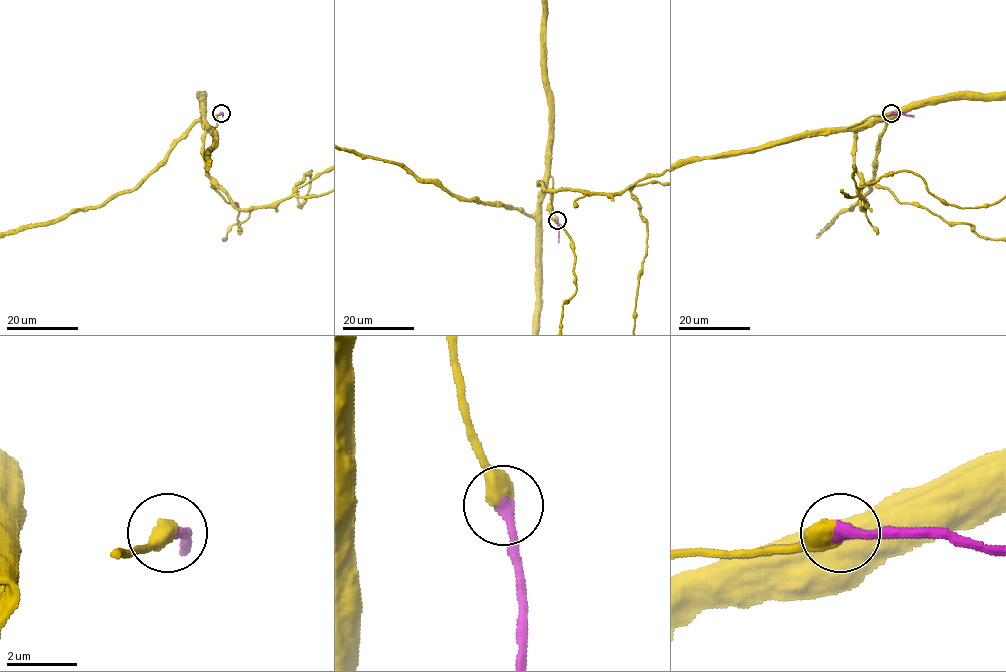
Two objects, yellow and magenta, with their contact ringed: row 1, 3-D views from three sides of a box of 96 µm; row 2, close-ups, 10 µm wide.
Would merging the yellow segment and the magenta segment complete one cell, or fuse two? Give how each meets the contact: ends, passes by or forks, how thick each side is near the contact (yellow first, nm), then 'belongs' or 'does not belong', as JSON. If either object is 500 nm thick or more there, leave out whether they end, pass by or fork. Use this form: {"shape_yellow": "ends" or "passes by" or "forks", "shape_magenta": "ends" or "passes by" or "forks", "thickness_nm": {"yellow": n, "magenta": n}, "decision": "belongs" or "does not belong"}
{"thickness_nm": {"yellow": 550, "magenta": 400}, "decision": "belongs"}

